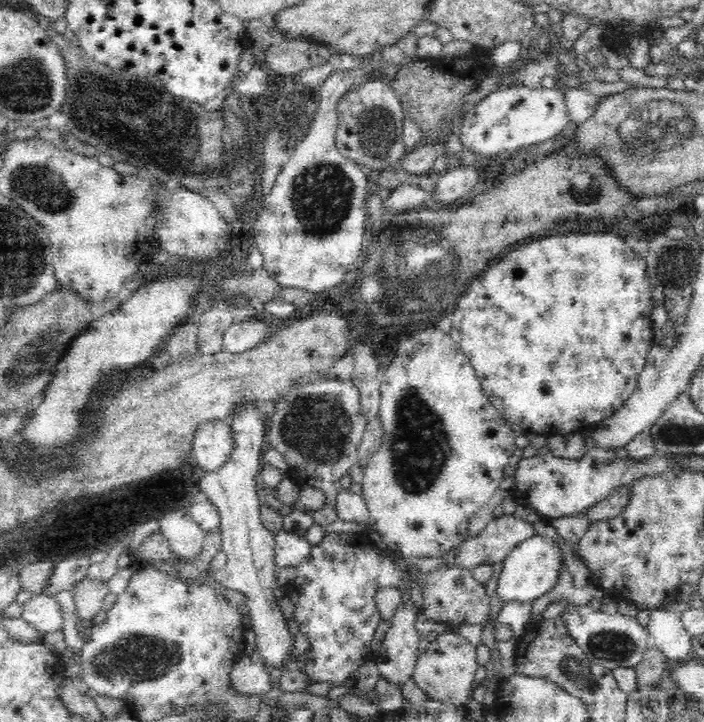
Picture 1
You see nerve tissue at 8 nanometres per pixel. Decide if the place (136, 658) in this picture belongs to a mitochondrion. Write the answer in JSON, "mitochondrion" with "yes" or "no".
{"mitochondrion":"yes"}

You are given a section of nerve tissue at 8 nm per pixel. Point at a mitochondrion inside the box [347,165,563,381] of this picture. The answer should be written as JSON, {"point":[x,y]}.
{"point":[410,287]}

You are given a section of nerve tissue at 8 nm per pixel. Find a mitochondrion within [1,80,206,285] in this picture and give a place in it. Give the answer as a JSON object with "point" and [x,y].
{"point":[34,182]}

